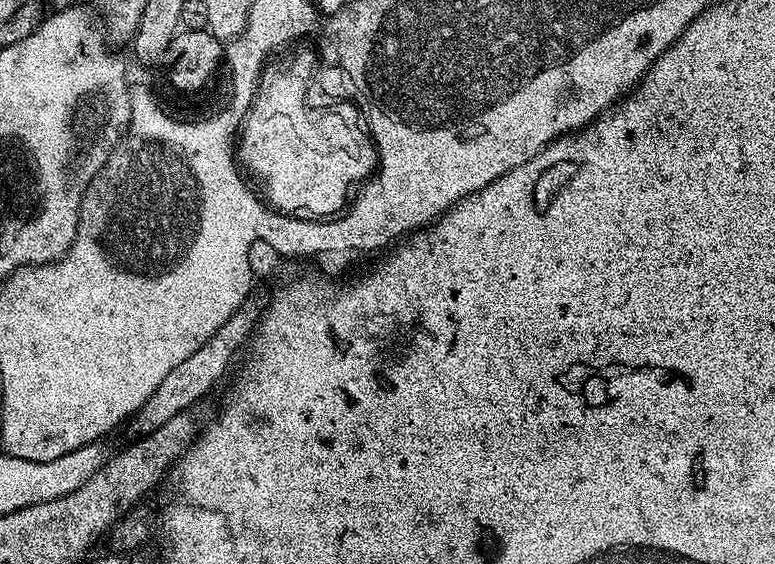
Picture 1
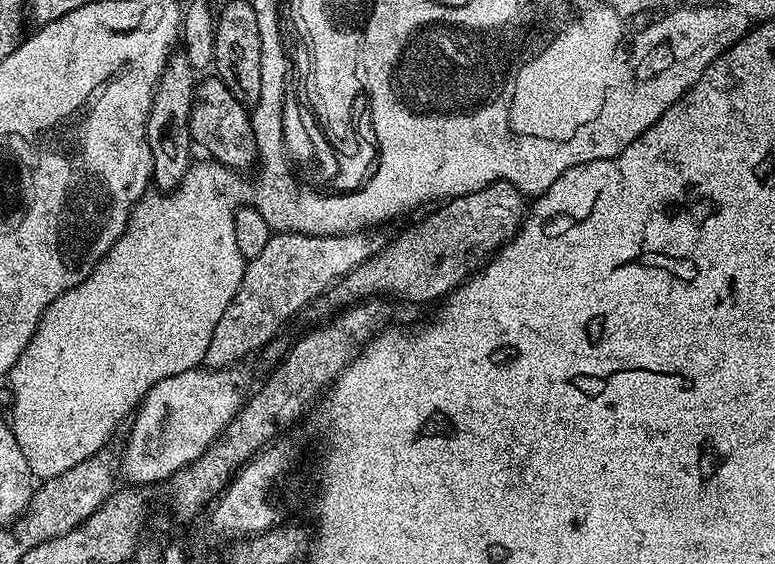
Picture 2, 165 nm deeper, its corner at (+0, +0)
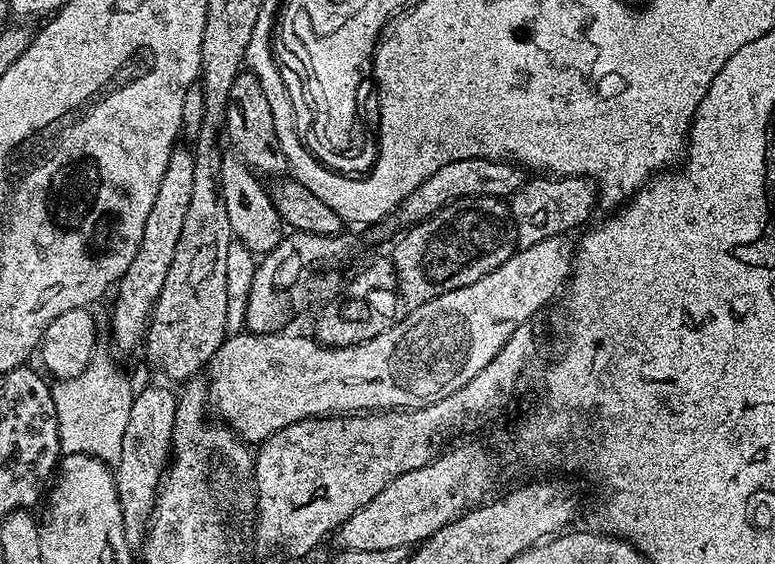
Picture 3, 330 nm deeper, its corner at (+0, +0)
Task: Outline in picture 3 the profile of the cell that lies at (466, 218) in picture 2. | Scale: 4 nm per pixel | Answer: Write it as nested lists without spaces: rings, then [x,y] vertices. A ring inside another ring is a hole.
[[[558,176],[536,179],[540,180],[525,179],[524,185],[510,198],[516,227],[516,243],[520,248],[529,248],[546,238],[571,233],[571,228],[578,227],[591,214],[592,207],[596,204],[597,189],[593,181],[585,177]]]

